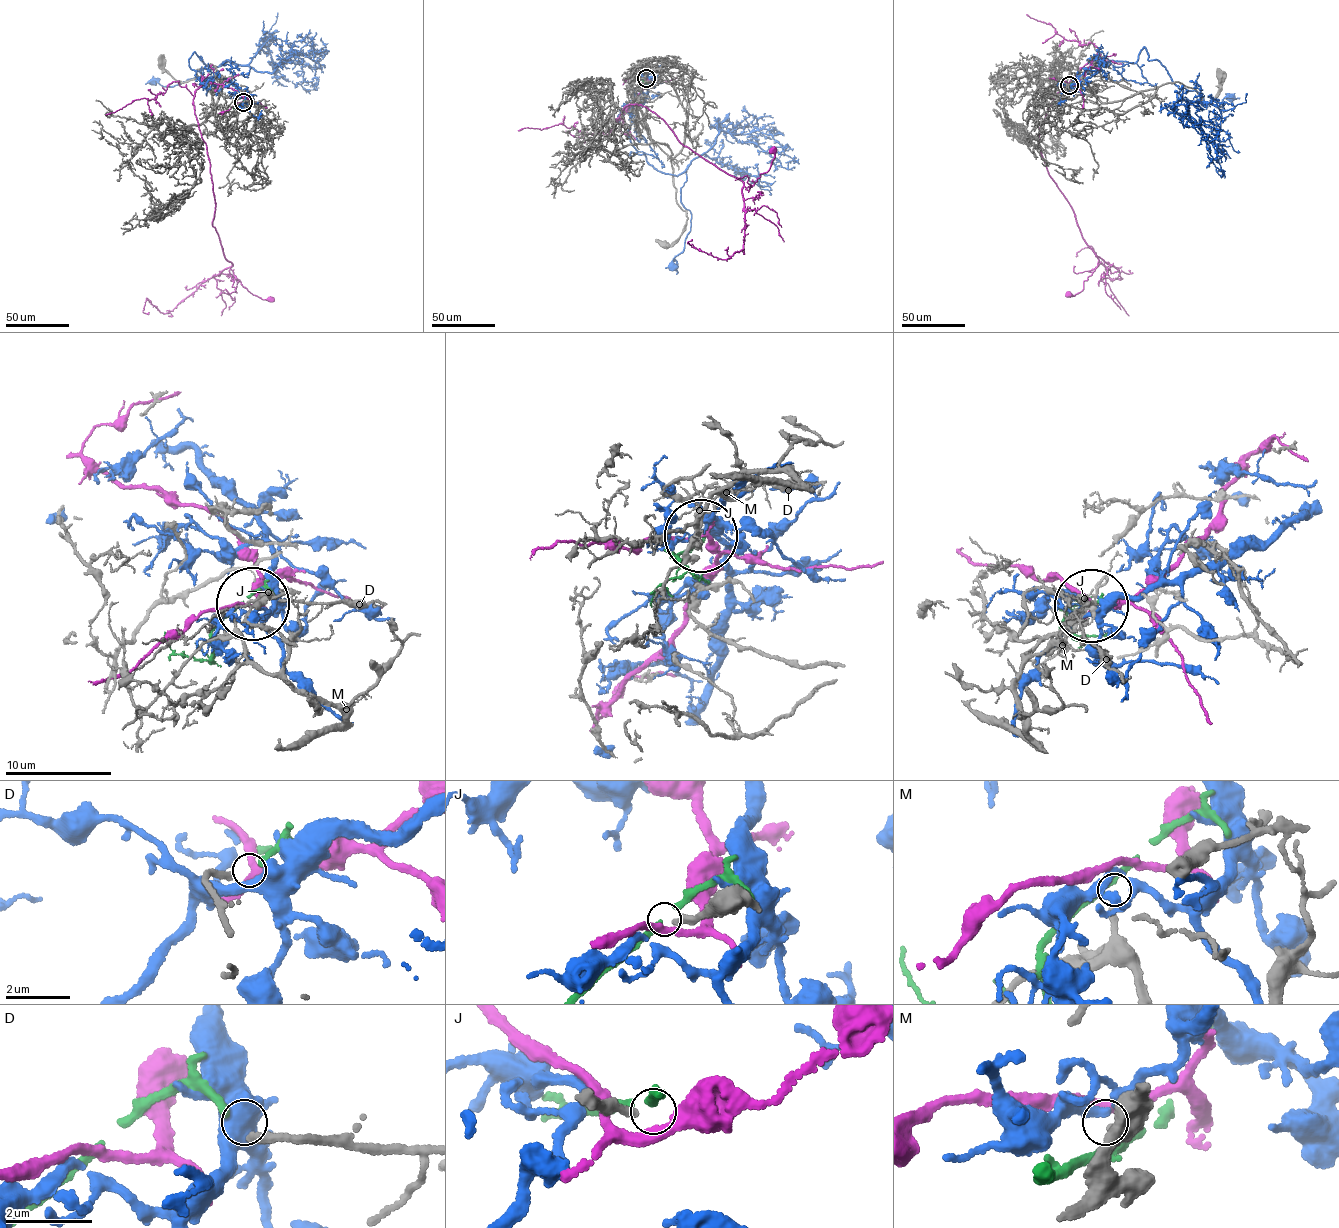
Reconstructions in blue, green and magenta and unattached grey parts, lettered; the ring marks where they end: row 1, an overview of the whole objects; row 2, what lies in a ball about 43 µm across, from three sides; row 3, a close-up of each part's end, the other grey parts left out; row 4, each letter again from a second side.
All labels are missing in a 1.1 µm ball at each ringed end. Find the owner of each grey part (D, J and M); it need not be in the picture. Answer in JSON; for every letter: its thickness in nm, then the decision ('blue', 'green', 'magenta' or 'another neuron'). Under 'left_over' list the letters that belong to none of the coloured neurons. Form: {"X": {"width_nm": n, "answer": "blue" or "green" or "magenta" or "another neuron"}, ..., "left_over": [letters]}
{"D": {"width_nm": 180, "answer": "green"}, "J": {"width_nm": 200, "answer": "another neuron"}, "M": {"width_nm": 180, "answer": "another neuron"}, "left_over": ["J", "M"]}

